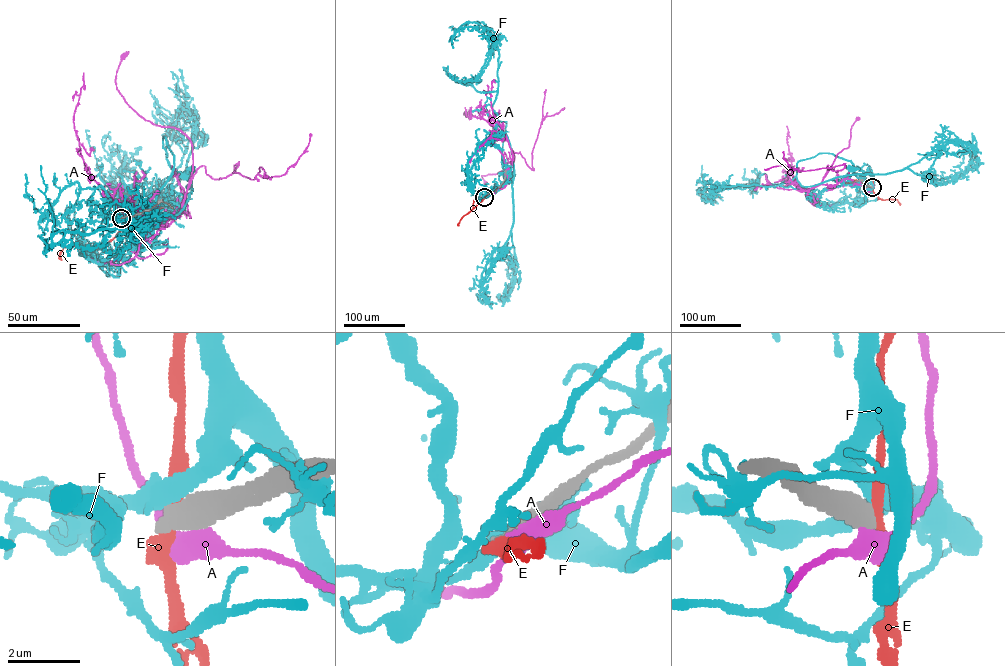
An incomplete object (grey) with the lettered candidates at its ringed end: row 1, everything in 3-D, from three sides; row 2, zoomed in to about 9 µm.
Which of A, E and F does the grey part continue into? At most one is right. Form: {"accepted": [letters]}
{"accepted": []}

